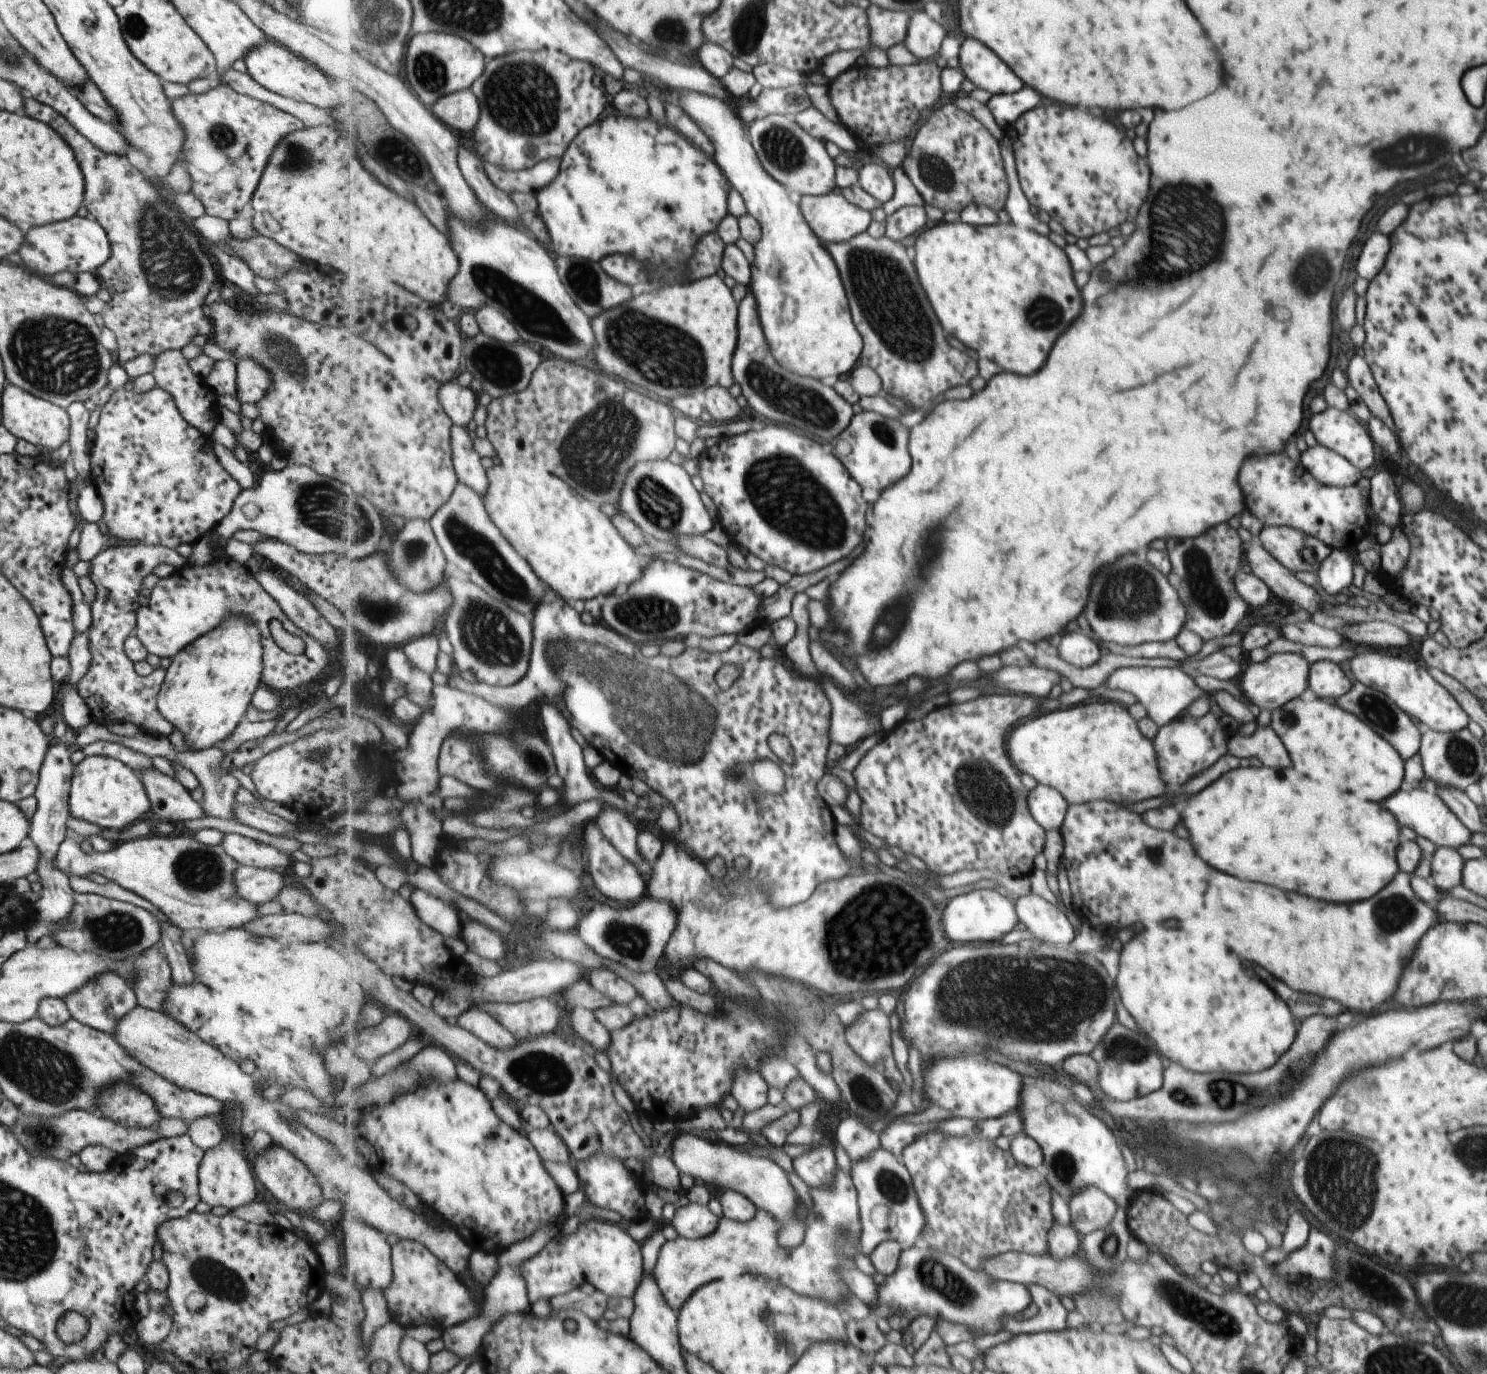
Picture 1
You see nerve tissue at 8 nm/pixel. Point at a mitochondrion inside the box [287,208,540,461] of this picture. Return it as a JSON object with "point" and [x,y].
{"point":[498,367]}

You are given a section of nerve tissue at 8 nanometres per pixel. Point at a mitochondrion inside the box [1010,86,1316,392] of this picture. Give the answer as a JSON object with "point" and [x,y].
{"point":[1192,239]}

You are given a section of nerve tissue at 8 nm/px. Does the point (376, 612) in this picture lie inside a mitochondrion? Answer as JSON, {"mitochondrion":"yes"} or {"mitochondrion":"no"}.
{"mitochondrion":"yes"}

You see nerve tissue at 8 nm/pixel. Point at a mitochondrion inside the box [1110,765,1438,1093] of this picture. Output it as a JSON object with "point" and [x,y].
{"point":[1394,912]}

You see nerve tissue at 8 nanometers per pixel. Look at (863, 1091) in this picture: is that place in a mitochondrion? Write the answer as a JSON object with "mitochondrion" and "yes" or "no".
{"mitochondrion":"yes"}

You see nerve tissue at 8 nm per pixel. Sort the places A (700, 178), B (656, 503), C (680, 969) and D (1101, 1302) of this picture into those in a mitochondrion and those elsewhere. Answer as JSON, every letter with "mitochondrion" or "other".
{"A":"other","B":"mitochondrion","C":"other","D":"mitochondrion"}

